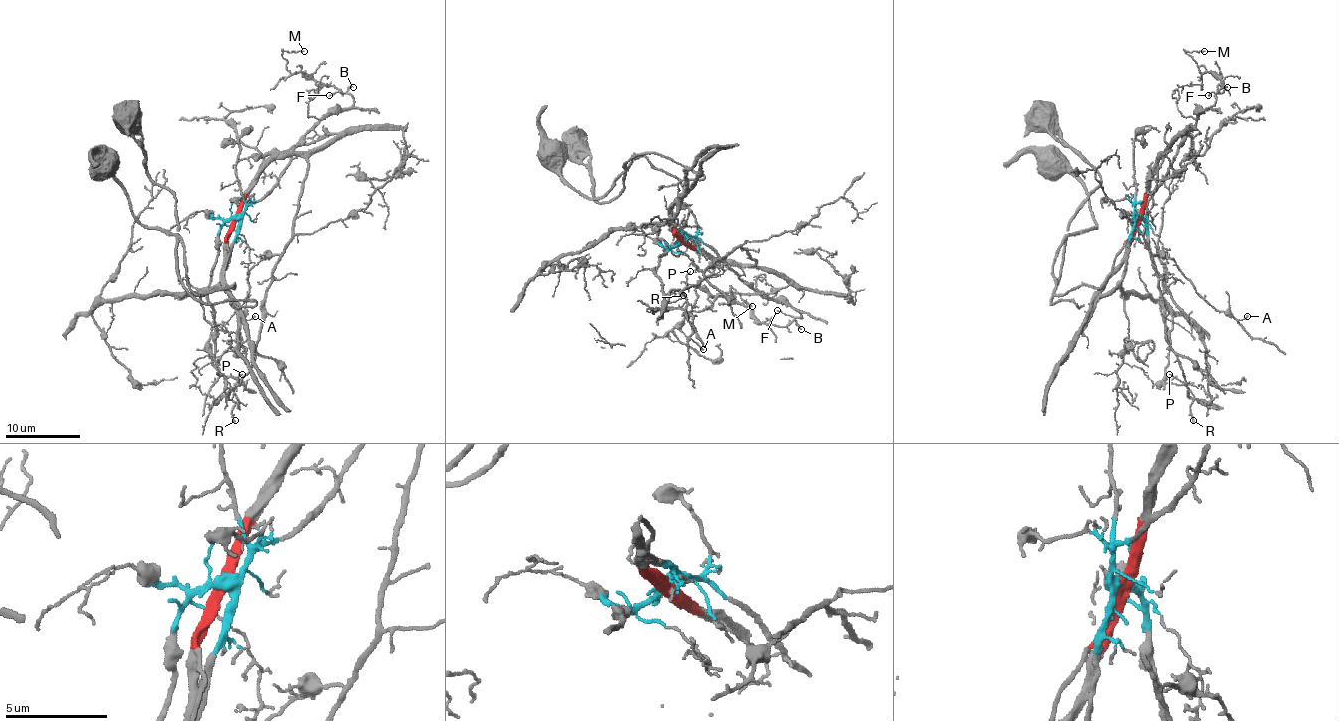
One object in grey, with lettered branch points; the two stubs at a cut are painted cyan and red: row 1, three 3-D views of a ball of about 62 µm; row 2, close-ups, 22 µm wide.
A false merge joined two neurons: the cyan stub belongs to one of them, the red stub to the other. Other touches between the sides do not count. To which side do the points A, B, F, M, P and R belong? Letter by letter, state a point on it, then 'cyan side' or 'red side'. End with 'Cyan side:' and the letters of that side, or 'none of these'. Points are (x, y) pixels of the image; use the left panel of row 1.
A: at (255, 316); red side
B: at (353, 87); cyan side
F: at (329, 95); cyan side
M: at (304, 51); cyan side
P: at (242, 374); red side
R: at (235, 420); red side
Cyan side: B, F, M

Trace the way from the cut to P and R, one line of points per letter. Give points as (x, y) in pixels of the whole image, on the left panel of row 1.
P: (237, 218), (270, 162), (306, 160), (293, 238), (243, 374)
R: (237, 218), (270, 162), (306, 160), (293, 238), (270, 279), (252, 367), (233, 391), (235, 421)

